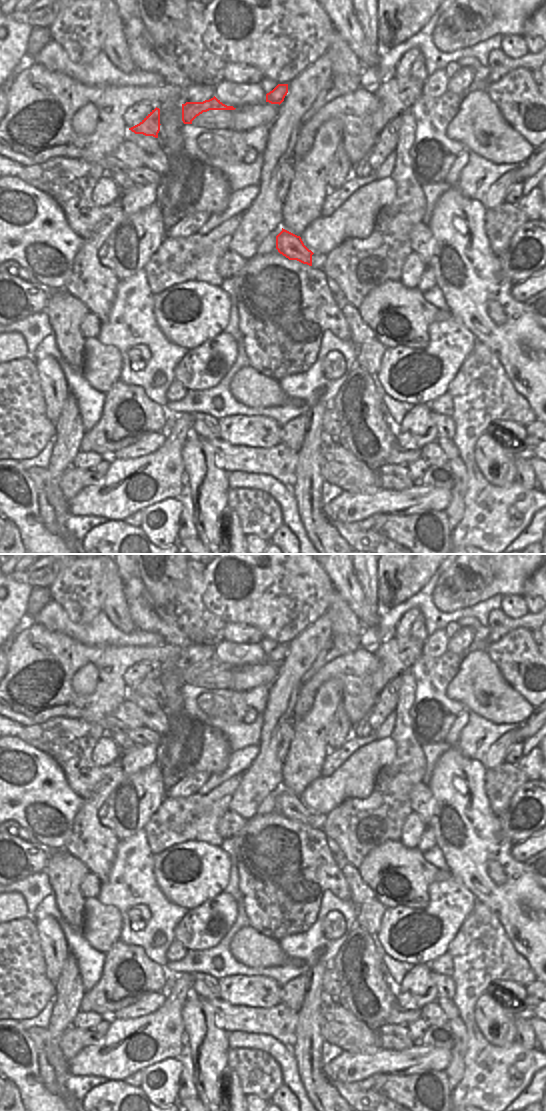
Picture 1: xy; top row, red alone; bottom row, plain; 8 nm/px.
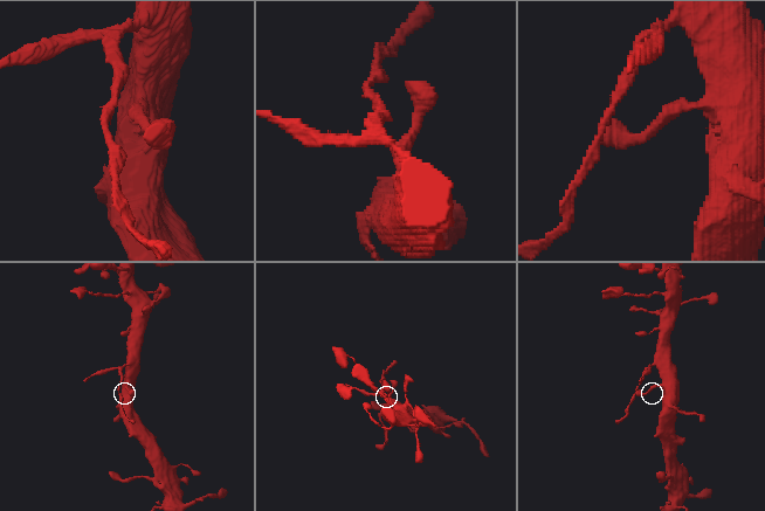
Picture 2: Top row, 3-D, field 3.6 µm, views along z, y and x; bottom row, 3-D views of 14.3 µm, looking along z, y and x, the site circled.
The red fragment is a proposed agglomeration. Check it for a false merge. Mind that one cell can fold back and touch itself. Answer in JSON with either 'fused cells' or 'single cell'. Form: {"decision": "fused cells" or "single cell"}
{"decision": "fused cells"}

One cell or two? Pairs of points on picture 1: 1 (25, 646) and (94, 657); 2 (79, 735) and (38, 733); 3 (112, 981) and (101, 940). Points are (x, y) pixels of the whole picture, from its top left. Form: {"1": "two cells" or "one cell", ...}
{"1": "one cell", "2": "one cell", "3": "two cells"}

